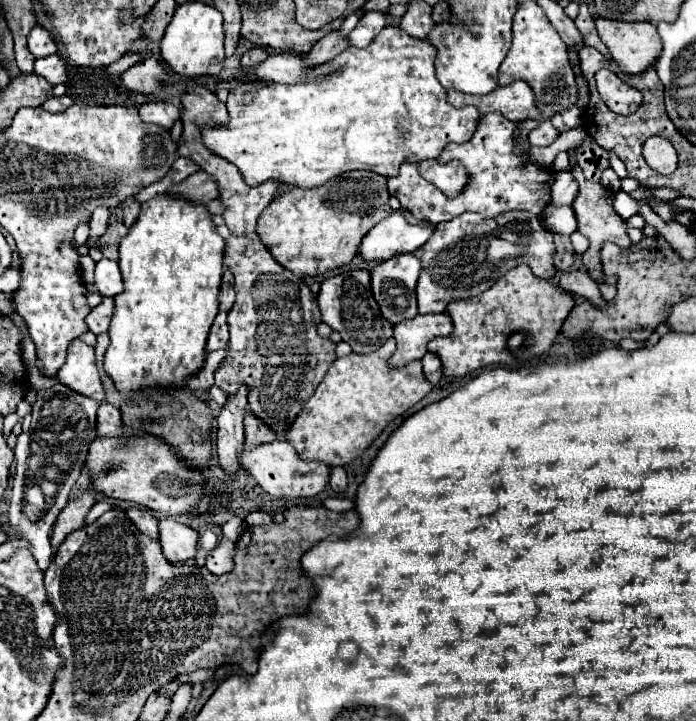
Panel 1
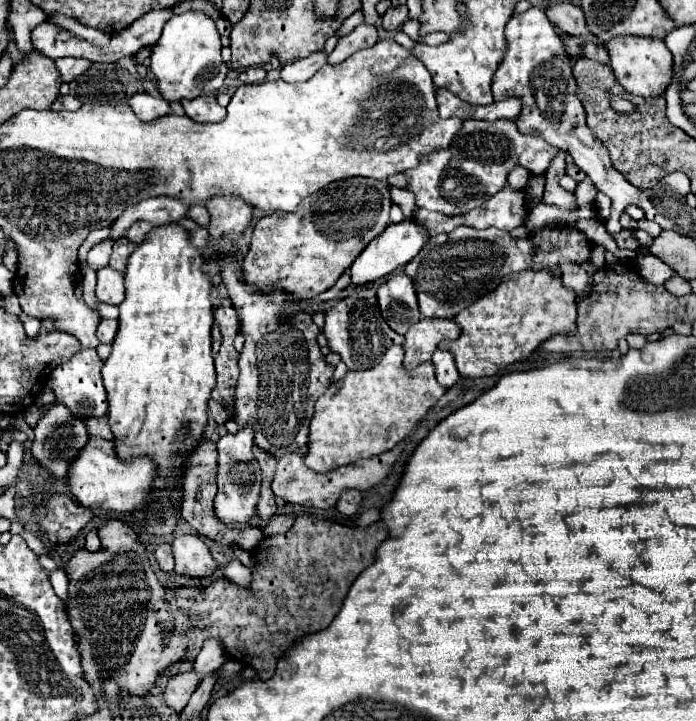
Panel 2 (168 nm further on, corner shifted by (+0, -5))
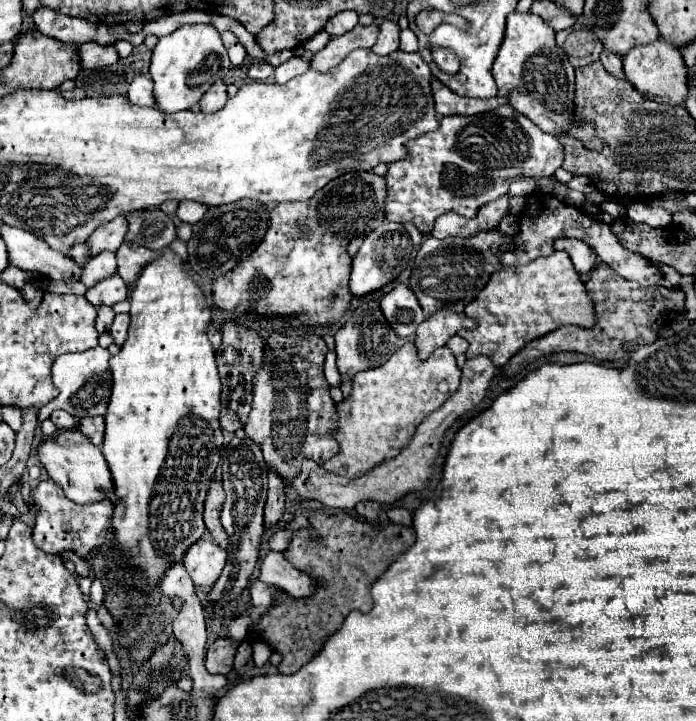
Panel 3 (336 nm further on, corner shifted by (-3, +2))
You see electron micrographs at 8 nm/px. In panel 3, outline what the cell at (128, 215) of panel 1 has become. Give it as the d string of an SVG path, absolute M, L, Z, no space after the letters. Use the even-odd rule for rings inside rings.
M158 207L130 213L128 217L126 241L130 243L148 247L152 251L160 251L168 247L174 241L174 237L176 237L176 227L172 219Z

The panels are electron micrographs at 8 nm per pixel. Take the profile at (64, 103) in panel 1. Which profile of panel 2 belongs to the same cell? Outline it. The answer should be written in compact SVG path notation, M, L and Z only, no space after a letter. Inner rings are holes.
M59 96L49 108L51 110L77 110L81 105L82 102L75 100L75 96Z

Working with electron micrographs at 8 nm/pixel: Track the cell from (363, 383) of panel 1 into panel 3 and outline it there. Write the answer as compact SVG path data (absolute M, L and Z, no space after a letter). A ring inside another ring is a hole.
M406 343L382 367L358 373L352 381L350 399L336 407L338 431L334 437L340 443L340 453L322 463L322 467L342 477L360 477L376 465L394 459L412 441L416 427L448 395L456 393L460 375L462 371L448 347L440 347L430 359L420 361L414 343Z

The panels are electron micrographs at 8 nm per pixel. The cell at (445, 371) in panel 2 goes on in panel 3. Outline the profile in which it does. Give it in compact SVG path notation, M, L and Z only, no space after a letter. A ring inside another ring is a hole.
M460 335L452 337L446 345L452 349L452 353L454 353L458 359L462 359L462 357L464 357L464 353L466 353L466 349L468 349L468 341L466 341L466 339L462 339Z

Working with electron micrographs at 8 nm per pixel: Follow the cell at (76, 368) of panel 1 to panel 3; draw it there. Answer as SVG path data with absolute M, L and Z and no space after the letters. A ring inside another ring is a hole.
M94 347L84 353L60 355L52 365L52 381L60 389L60 395L40 409L38 421L48 419L50 413L56 409L64 409L72 417L78 417L78 419L104 415L108 399L110 399L110 387L112 387L112 371L108 363L110 357L112 355L108 353L108 349L102 349L102 347Z

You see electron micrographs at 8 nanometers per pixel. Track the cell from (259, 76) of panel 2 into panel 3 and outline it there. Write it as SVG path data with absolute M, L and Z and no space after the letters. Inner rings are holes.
M264 61L254 63L254 65L248 69L248 77L254 79L254 81L266 81L268 77L272 77L272 73L274 73L274 67L268 65L268 63L264 63Z

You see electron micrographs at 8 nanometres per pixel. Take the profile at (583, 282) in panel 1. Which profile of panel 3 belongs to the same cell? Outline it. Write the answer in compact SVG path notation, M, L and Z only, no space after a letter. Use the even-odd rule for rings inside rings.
M560 237L554 241L554 249L558 251L566 251L576 267L576 271L580 275L590 273L590 269L598 263L598 255L592 253L592 247L588 247L584 241L580 239L572 239L572 237Z

